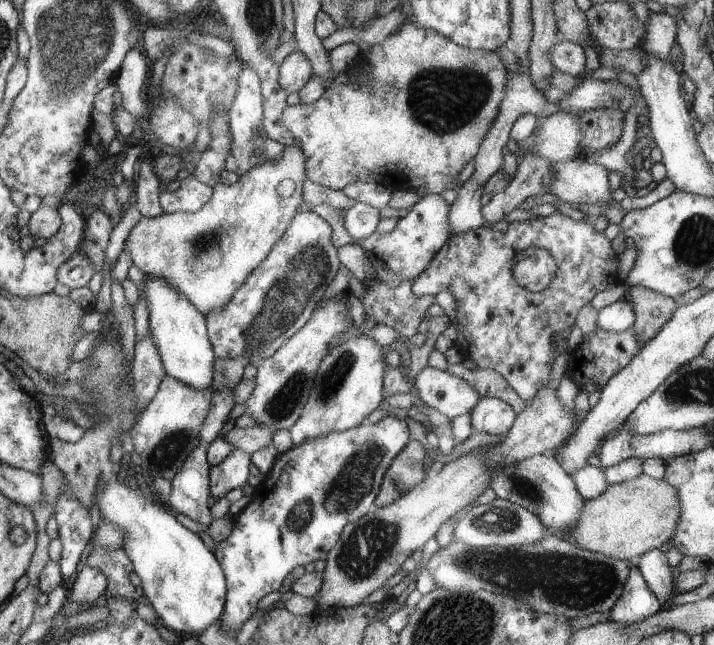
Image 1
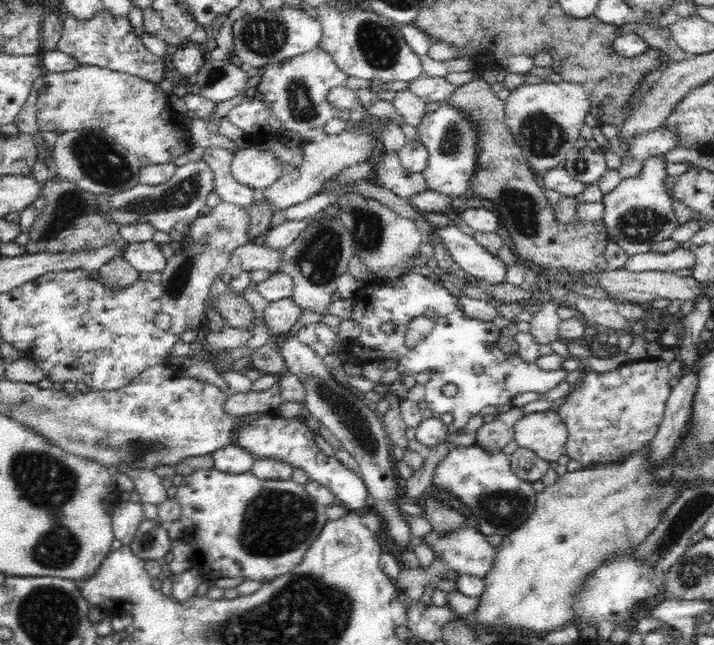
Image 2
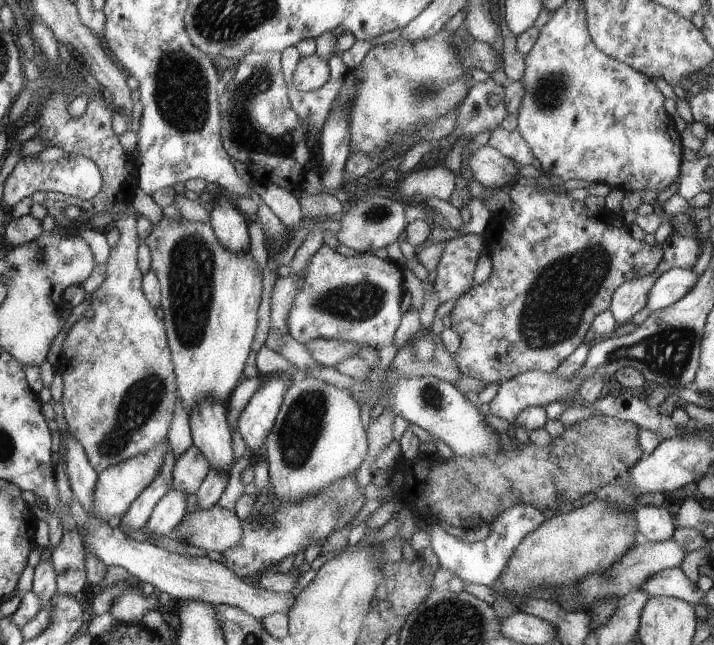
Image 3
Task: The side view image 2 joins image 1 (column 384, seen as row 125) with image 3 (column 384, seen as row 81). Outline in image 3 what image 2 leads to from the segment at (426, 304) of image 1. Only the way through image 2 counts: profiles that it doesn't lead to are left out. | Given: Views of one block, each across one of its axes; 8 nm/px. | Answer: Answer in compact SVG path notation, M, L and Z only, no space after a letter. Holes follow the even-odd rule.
M324 244L311 259L304 284L293 297L287 332L302 344L315 339L331 339L379 350L395 340L404 314L401 299L405 291L403 270L391 260L376 256L346 258Z

